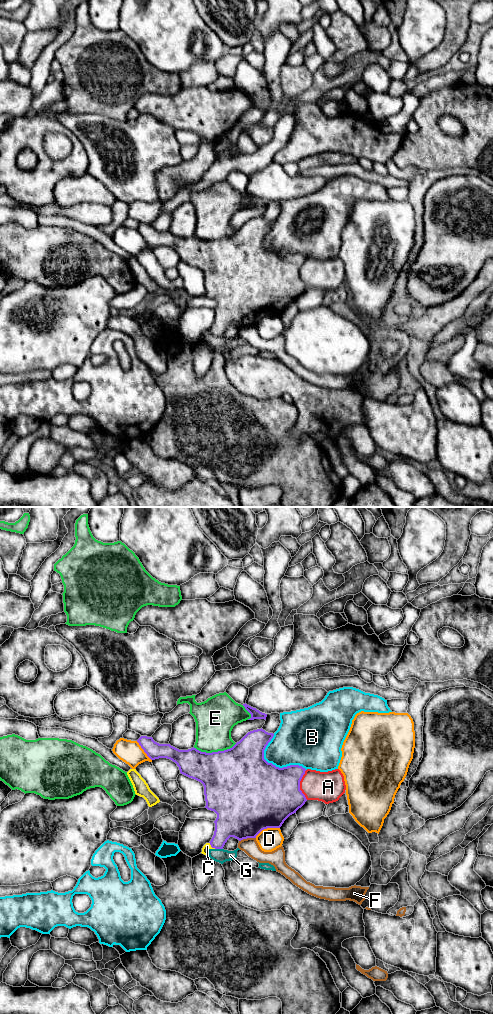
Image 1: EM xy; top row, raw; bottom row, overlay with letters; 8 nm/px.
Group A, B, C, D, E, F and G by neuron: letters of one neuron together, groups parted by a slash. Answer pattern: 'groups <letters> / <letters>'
groups A / B / C G / D / E / F

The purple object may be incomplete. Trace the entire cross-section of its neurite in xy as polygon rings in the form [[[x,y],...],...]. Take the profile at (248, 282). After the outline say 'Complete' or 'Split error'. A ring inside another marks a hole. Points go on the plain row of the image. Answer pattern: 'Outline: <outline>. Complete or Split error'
Outline: [[[262,216],[253,218],[248,220],[232,236],[212,241],[201,240],[194,235],[188,238],[179,238],[170,232],[159,232],[152,225],[147,224],[141,224],[137,230],[151,248],[159,246],[170,247],[177,252],[181,262],[203,272],[206,289],[205,296],[217,302],[217,306],[214,309],[214,323],[209,331],[212,336],[223,337],[230,325],[241,329],[247,326],[256,326],[264,317],[280,316],[284,309],[290,303],[296,301],[307,289],[300,278],[300,269],[305,262],[305,256],[299,253],[279,256],[264,247],[264,238],[273,224],[273,221],[268,221]]]. Complete

